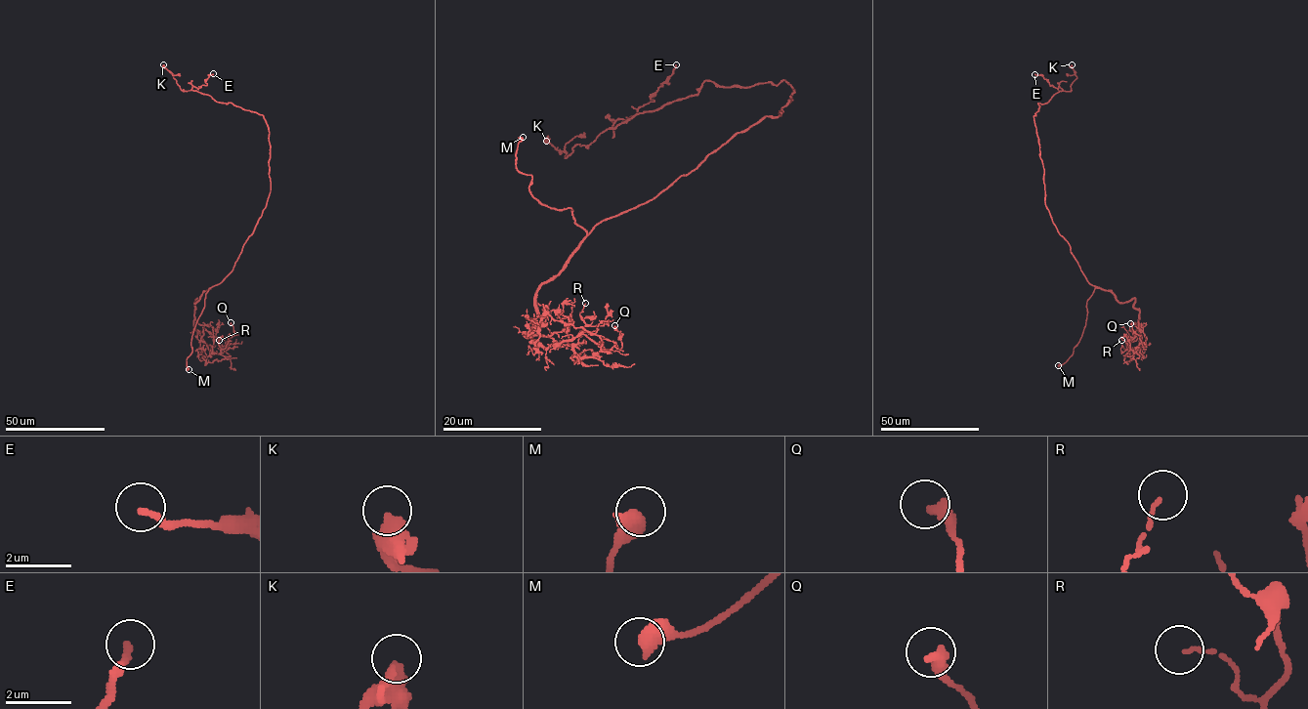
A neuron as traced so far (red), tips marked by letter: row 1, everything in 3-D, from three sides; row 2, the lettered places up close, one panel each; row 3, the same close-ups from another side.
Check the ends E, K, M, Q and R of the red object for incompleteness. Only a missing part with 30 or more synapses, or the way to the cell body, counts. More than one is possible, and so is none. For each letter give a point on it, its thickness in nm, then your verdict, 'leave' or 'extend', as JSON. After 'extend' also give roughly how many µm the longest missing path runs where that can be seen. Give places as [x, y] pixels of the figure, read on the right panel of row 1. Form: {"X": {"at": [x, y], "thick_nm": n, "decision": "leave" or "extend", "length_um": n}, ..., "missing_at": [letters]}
{"E": {"at": [1034, 74], "thick_nm": 200, "decision": "leave"}, "K": {"at": [1072, 64], "thick_nm": 460, "decision": "leave"}, "M": {"at": [1058, 365], "thick_nm": 480, "decision": "extend", "length_um": 15}, "Q": {"at": [1130, 323], "thick_nm": 360, "decision": "leave"}, "R": {"at": [1121, 340], "thick_nm": 90, "decision": "leave"}, "missing_at": ["M"]}

